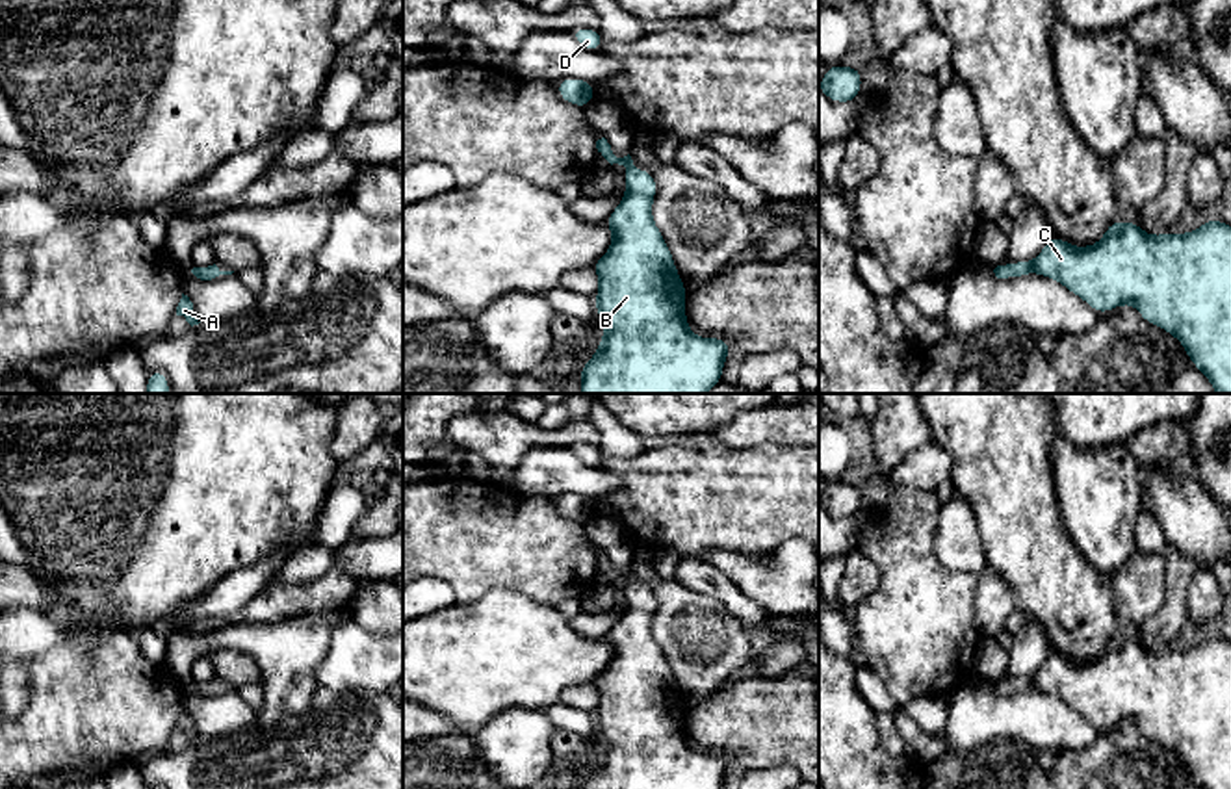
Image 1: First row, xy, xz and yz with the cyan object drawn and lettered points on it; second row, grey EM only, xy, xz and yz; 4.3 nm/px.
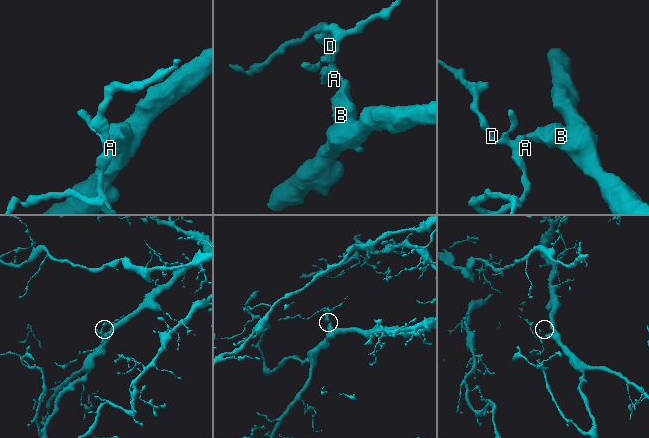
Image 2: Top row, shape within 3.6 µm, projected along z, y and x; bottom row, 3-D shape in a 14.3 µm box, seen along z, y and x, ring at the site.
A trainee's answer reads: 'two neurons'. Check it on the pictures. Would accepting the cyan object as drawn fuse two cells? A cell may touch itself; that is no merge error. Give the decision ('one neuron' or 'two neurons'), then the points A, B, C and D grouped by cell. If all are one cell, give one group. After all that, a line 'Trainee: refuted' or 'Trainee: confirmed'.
one neuron; groups A B C D
Trainee: refuted

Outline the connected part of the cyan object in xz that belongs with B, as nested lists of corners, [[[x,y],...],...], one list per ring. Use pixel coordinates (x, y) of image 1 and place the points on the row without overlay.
[[[605,553],[596,557],[596,564],[611,581],[624,581],[628,590],[626,611],[605,637],[605,642],[613,648],[613,661],[592,681],[600,694],[600,705],[594,713],[596,730],[605,741],[605,748],[602,750],[598,767],[583,780],[579,789],[722,789],[724,776],[732,769],[728,757],[722,754],[700,754],[689,746],[685,733],[687,705],[676,687],[668,661],[652,633],[654,611],[657,607],[654,590],[639,587],[629,570],[616,574]]]

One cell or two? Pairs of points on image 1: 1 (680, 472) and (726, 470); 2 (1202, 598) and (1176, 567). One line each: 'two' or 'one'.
1: one
2: two

